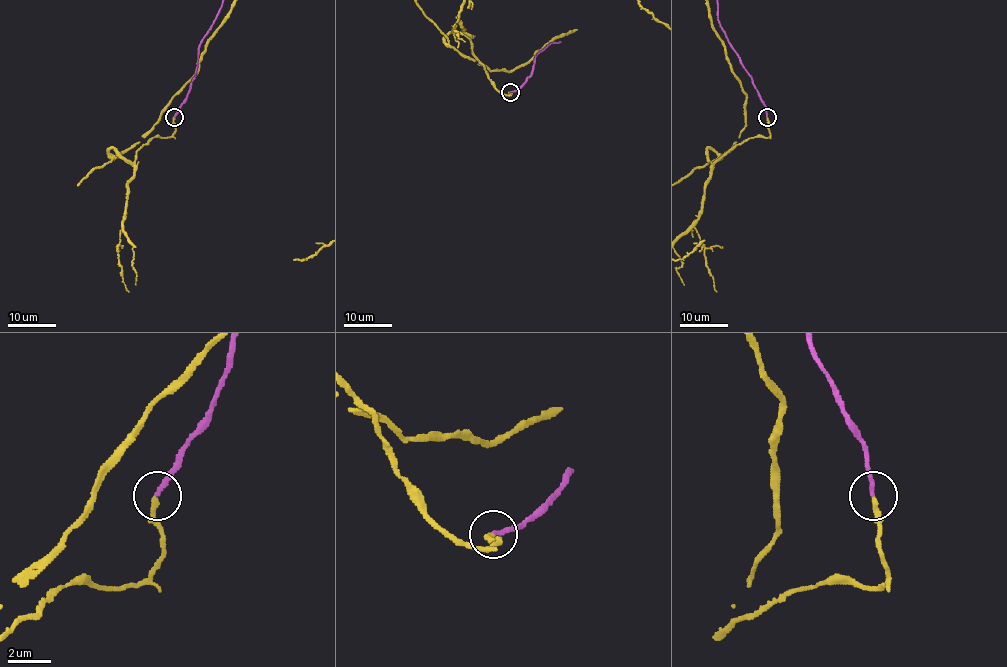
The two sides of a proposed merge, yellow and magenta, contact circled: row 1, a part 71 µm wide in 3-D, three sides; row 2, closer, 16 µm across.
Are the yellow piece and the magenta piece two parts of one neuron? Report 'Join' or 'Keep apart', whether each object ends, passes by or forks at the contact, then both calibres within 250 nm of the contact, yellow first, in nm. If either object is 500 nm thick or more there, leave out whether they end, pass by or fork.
Join. At the ring yellow ends. At the ring magenta ends. Thickness 240 nm (yellow) against 190 nm

